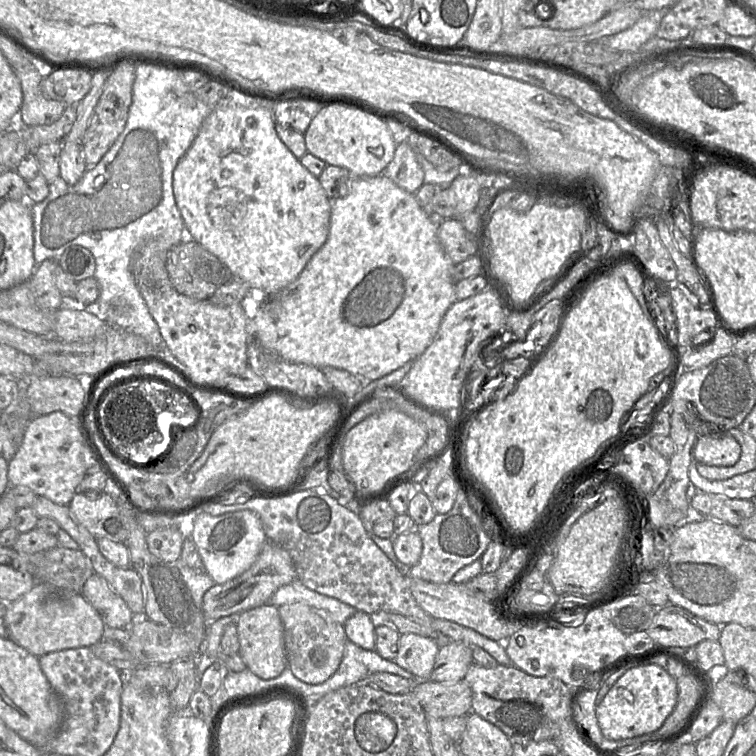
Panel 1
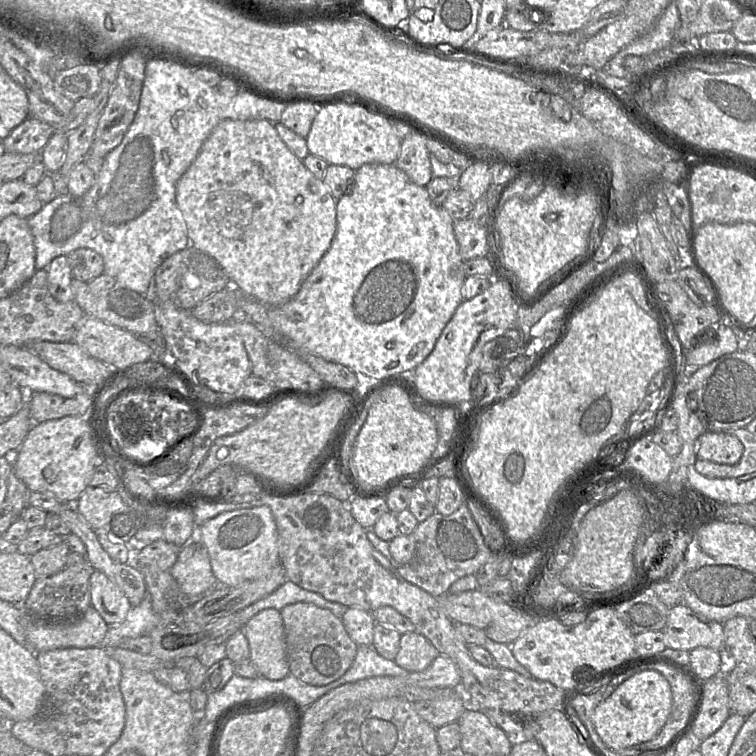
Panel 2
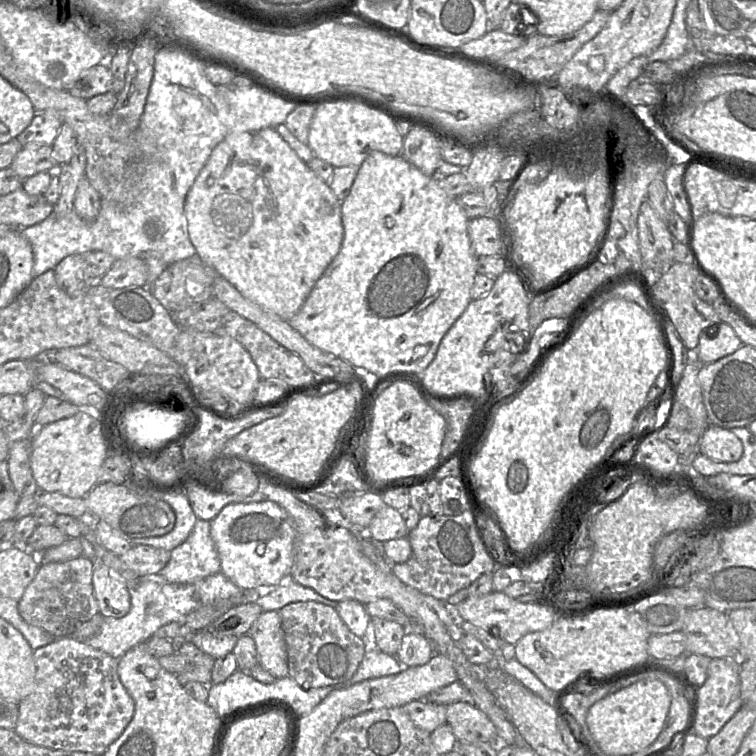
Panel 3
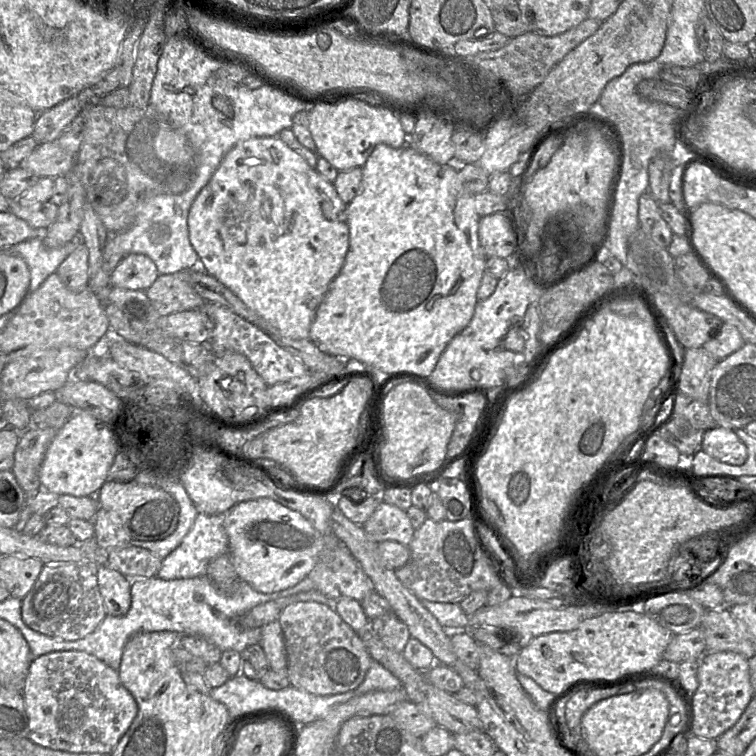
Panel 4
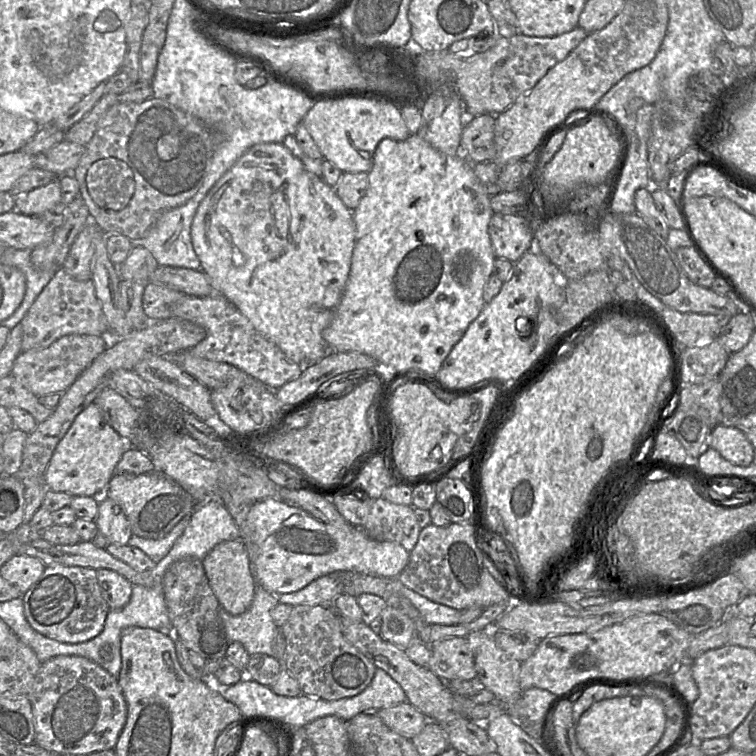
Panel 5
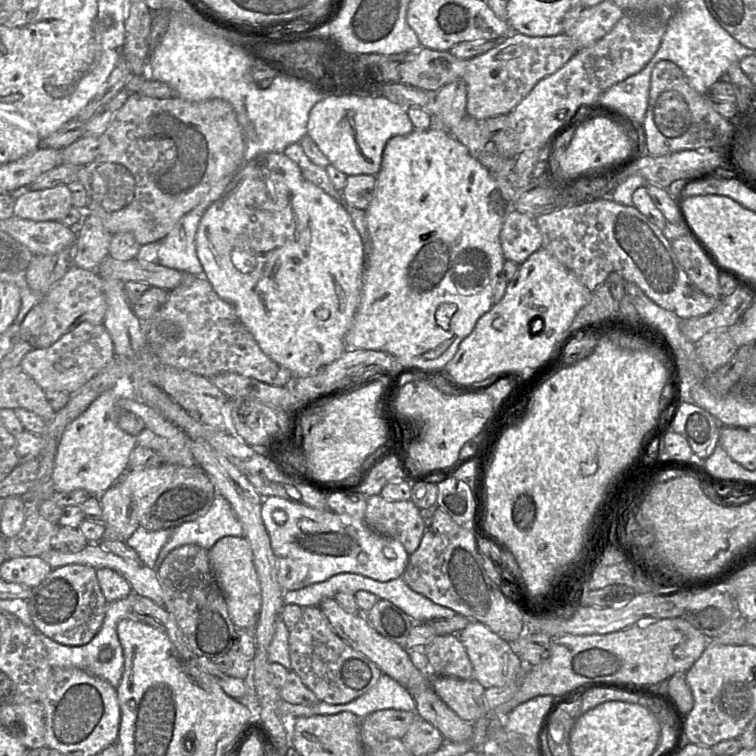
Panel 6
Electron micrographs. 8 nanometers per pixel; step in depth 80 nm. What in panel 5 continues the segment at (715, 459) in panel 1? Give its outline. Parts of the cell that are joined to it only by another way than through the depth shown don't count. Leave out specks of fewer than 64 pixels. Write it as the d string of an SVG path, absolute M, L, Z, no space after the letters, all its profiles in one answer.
M731 425L713 427L709 433L709 447L741 467L749 466L754 458L754 448L745 433Z

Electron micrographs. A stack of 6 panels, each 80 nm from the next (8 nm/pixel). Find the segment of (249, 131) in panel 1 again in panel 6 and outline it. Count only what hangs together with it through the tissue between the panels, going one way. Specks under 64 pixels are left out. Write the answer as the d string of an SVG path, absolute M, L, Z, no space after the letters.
M284 152L261 153L236 170L221 196L201 217L196 233L196 251L204 269L203 277L209 281L213 290L233 306L239 320L252 334L261 350L273 361L290 370L294 378L314 374L321 367L338 359L347 349L345 336L353 323L361 299L365 246L343 204L306 180L299 166Z

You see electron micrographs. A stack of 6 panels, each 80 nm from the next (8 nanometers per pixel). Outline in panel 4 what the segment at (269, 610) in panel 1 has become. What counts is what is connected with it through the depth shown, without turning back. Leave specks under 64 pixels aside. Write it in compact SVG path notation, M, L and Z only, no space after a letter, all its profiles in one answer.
M279 620L261 627L260 646L266 655L270 669L274 671L287 670L286 646Z

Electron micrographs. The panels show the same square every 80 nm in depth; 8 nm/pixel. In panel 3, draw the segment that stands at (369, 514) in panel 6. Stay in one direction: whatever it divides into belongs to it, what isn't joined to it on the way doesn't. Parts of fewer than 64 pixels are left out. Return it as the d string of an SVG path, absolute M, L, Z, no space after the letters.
M387 505L377 512L369 525L371 539L382 543L407 537L407 534L401 512Z

